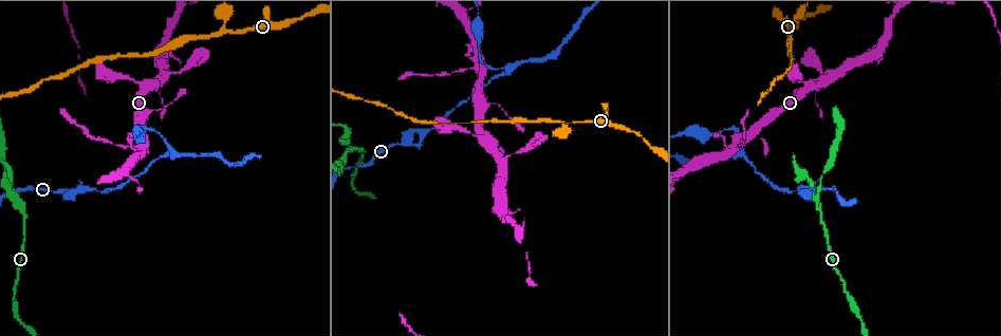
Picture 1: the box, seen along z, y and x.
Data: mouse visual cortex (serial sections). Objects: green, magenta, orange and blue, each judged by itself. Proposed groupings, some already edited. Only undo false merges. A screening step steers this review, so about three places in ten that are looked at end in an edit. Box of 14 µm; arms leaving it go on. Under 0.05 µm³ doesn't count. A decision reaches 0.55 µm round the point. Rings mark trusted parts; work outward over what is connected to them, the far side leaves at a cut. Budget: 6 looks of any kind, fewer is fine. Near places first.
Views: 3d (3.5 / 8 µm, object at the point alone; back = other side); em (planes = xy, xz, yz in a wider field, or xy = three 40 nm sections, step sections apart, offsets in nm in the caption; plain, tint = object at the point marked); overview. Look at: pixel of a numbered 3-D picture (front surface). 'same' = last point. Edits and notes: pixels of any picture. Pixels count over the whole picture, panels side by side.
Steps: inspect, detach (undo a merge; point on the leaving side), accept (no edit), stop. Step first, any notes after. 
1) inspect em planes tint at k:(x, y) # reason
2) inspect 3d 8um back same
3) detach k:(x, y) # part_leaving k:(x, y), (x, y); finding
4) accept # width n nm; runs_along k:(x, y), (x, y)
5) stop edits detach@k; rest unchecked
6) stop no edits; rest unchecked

inspect 3d 8um at 1:(356, 147)

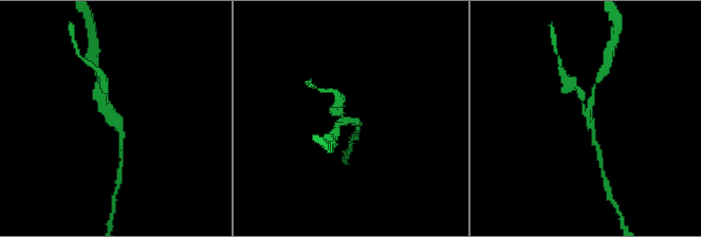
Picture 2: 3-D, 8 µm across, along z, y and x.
inspect em xy step 3 tint at 2:(591, 108) # arms 3; arm_widths 150, 200, 200 nm

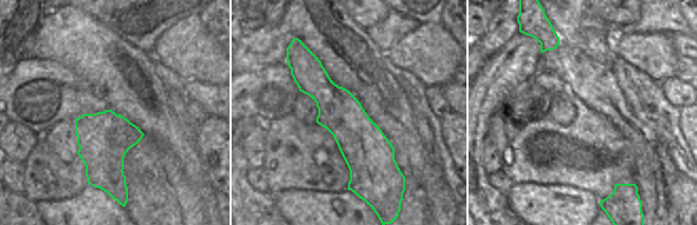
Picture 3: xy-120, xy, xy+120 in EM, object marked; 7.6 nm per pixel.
detach 2:(337, 111) # two cells meet here

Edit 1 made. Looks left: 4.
inspect overview

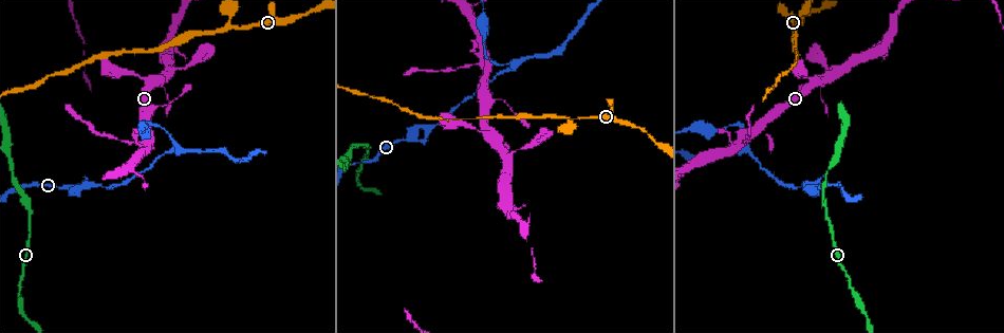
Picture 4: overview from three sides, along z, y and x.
inspect 3d 3.5um at 4:(738, 142) # three arms meet

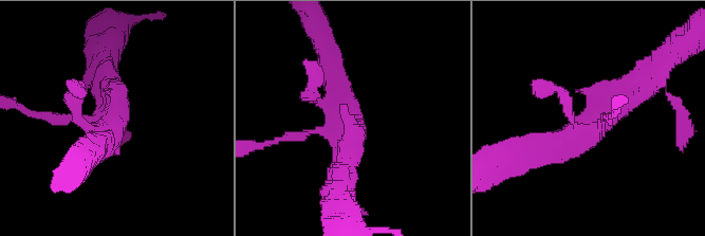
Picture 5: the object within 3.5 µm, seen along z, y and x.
inspect em xy step 5 tint at 5:(588, 125)

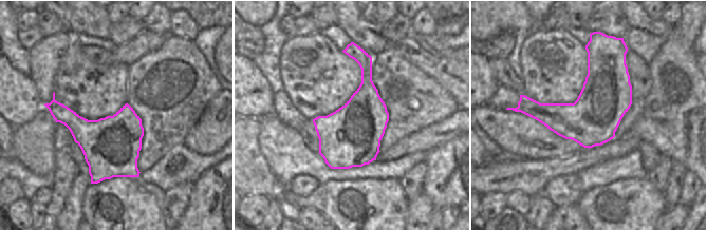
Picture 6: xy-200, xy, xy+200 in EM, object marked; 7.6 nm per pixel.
inspect em xy step 3 tint same

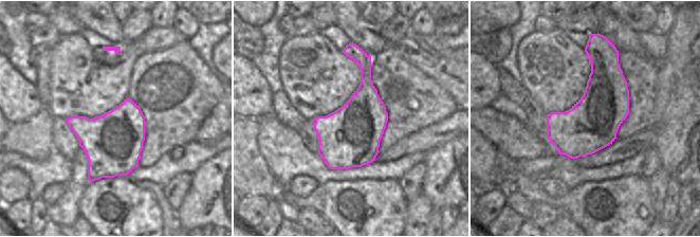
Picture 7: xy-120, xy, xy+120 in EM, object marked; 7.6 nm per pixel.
accept # runs_along 5:(642, 87), (579, 139), (534, 148); all the same cell

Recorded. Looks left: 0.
stop edits detach@2; rest unchecked

